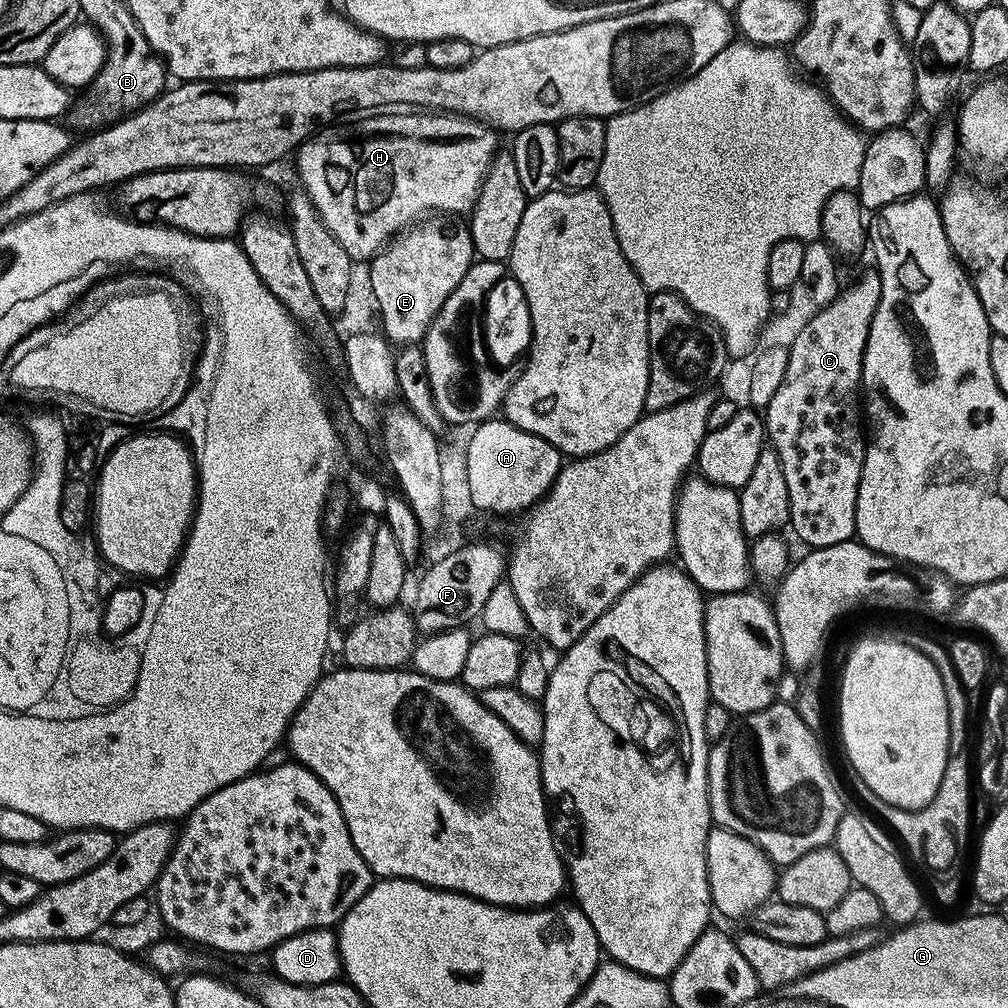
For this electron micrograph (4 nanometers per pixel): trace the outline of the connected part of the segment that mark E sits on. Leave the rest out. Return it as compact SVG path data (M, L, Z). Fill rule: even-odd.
M425 218L408 225L403 232L397 232L386 247L377 252L368 264L371 285L377 298L379 323L382 332L393 345L419 345L434 322L438 310L454 294L454 286L462 282L466 270L474 263L472 235L468 232L467 223L447 224L444 218Z

